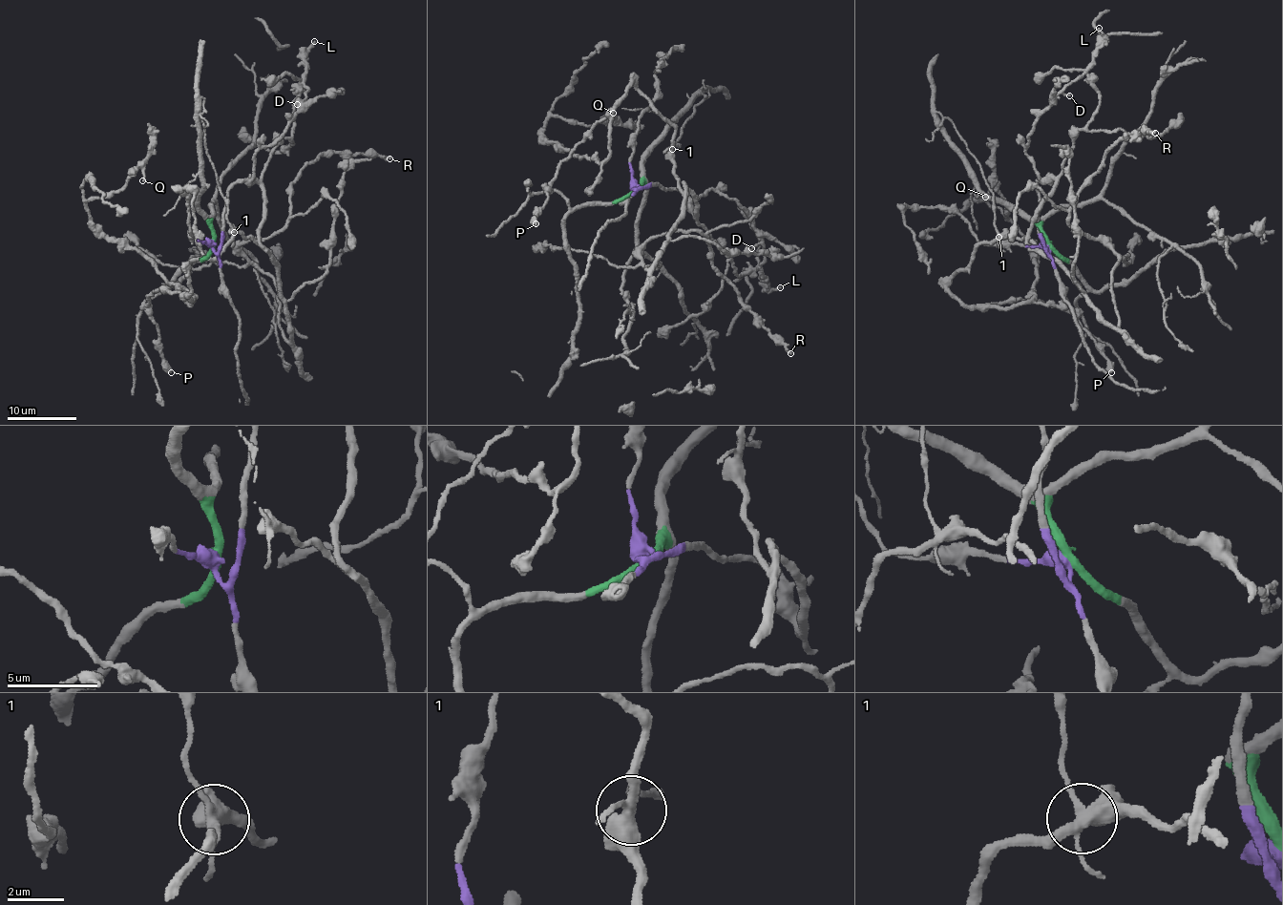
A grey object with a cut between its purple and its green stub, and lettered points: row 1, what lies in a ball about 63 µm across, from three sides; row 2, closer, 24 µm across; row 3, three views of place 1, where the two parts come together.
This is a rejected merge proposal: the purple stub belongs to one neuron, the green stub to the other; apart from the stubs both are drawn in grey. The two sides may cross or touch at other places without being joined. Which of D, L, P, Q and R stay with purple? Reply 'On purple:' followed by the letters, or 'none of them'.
On purple: D, L, P, Q, R

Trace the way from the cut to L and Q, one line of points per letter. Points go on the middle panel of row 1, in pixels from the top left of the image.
L: (634, 189), (680, 190), (687, 210), (736, 273), (759, 269), (768, 286), (780, 286)
Q: (634, 189), (679, 190), (694, 216), (675, 130), (631, 82), (604, 160), (542, 134), (552, 116), (613, 113)

